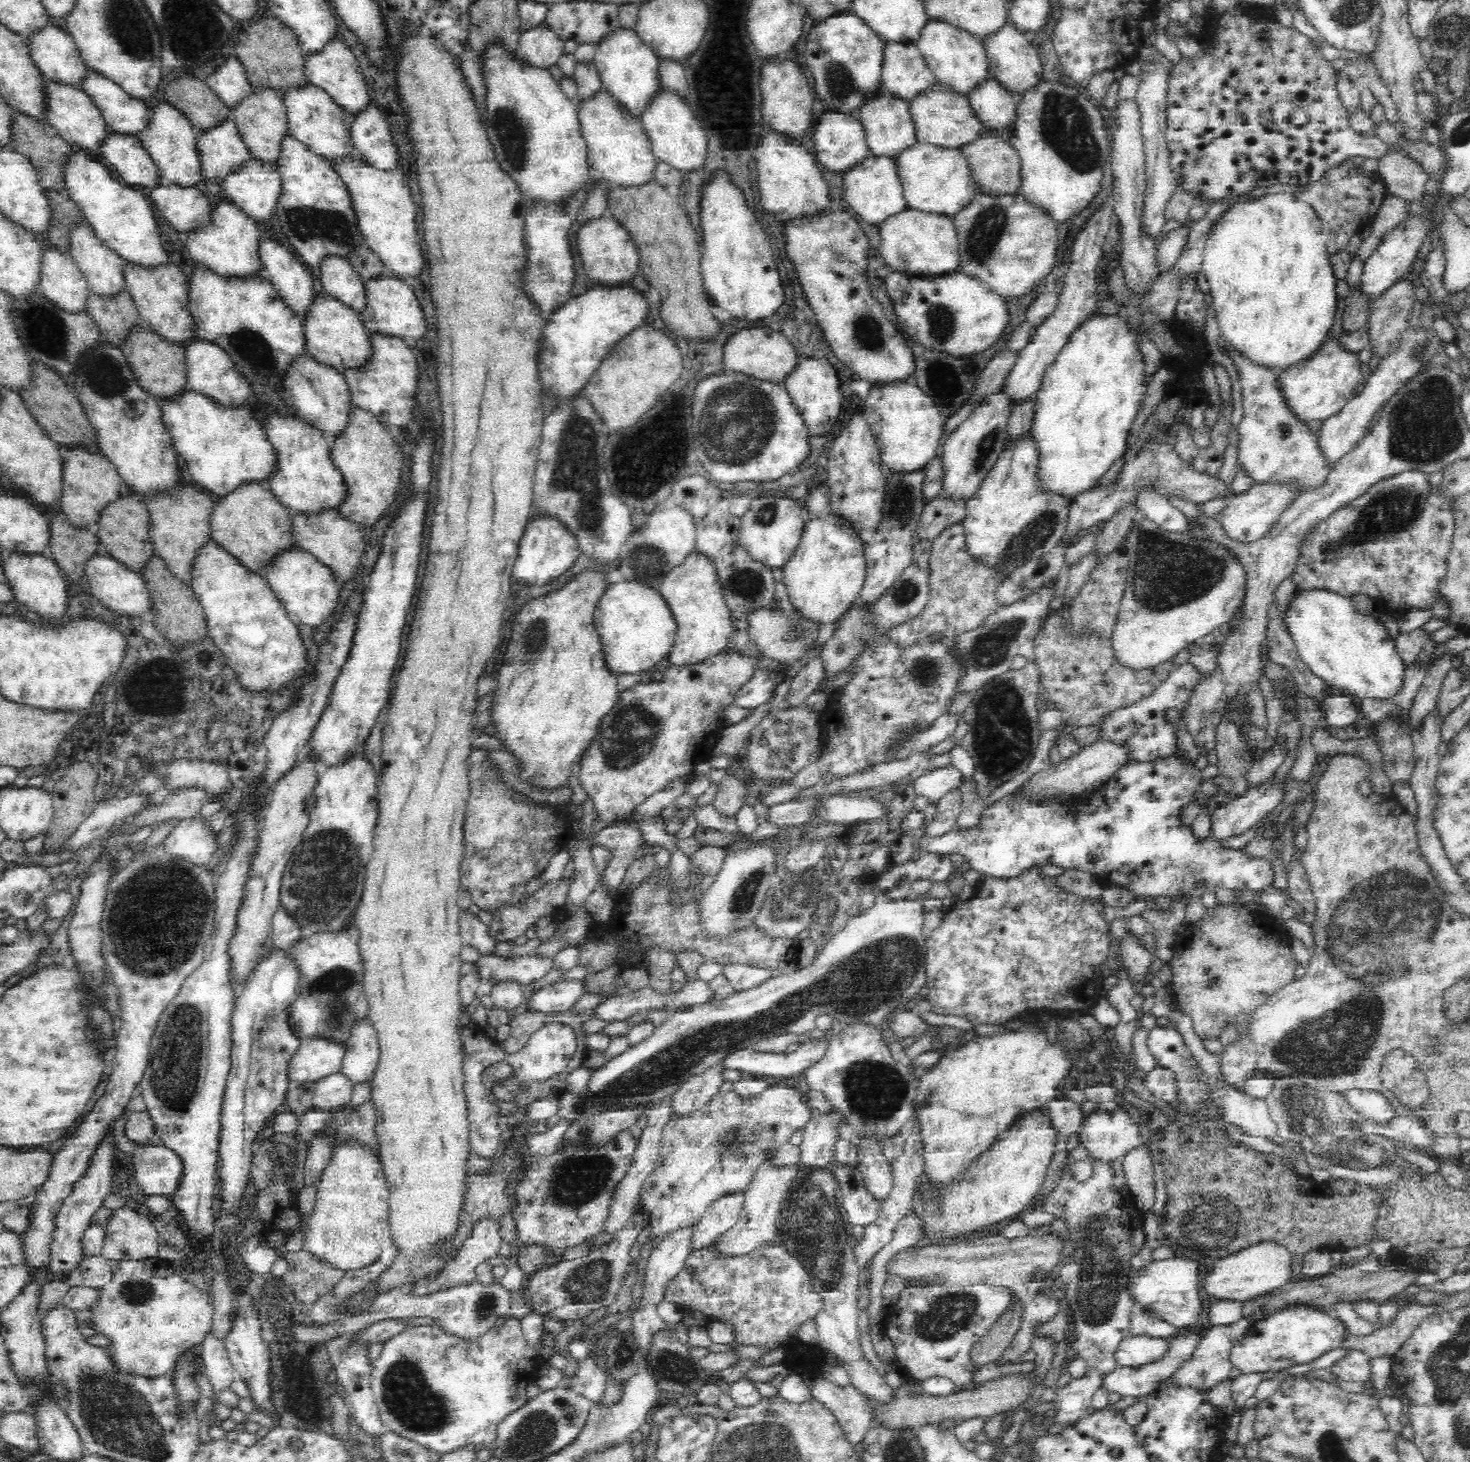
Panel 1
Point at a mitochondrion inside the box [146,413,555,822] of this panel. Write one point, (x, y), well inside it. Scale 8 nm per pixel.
(536, 640)

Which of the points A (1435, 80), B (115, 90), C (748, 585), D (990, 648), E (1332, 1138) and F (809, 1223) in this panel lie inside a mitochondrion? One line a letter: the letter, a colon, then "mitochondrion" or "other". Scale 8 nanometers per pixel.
A: other
B: other
C: mitochondrion
D: mitochondrion
E: mitochondrion
F: mitochondrion

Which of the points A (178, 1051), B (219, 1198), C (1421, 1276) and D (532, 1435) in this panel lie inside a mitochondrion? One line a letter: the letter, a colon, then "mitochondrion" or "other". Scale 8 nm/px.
A: mitochondrion
B: other
C: other
D: mitochondrion

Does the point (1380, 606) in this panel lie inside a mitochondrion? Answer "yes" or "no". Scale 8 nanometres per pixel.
no

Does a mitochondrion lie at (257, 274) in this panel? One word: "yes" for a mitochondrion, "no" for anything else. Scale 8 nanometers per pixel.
no

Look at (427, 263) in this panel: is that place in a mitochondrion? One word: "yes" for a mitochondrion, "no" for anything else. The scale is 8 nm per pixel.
no

